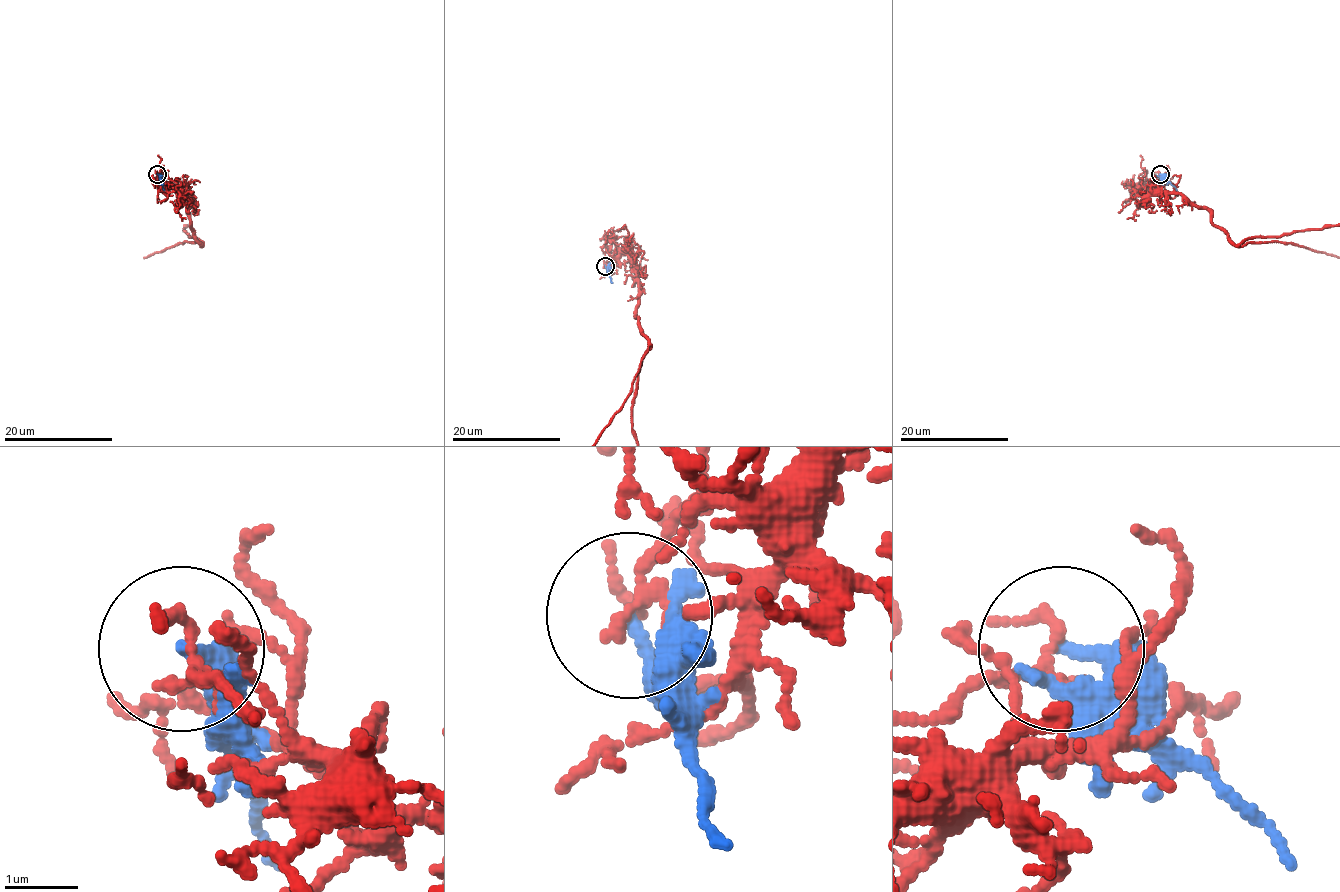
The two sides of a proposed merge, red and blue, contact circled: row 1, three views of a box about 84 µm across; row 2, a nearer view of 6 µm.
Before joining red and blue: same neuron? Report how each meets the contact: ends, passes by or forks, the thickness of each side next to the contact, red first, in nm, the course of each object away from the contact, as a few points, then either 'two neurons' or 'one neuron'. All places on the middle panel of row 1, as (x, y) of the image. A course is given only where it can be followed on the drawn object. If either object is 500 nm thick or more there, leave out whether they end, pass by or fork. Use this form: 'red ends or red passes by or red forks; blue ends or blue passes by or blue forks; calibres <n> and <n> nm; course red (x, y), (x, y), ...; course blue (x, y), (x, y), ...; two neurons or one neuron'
red ends; blue ends; calibres 240 and 220 nm; course red (605, 266), (628, 260), (636, 275), (647, 349), (632, 391); course blue (605, 266), (612, 282); two neurons

